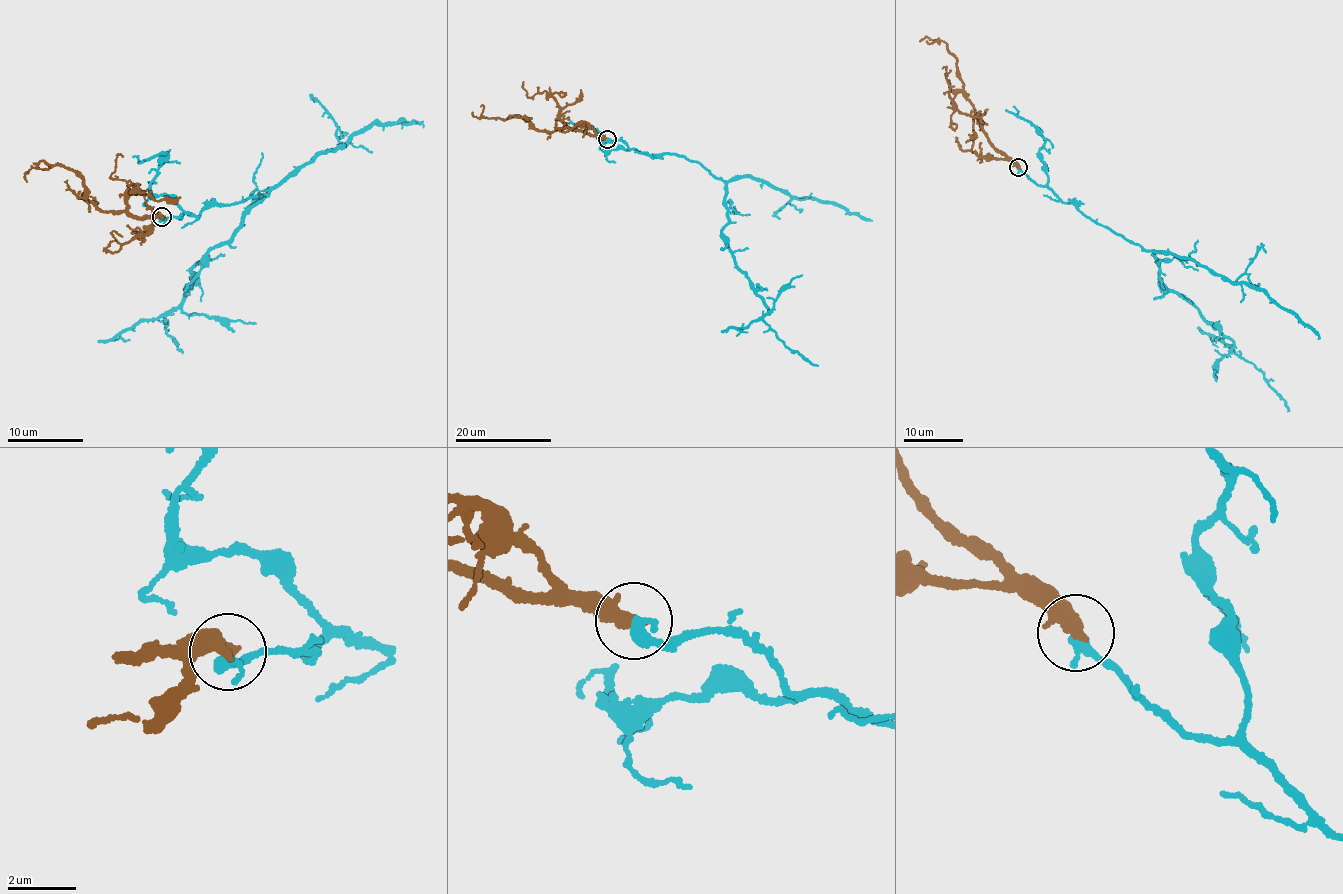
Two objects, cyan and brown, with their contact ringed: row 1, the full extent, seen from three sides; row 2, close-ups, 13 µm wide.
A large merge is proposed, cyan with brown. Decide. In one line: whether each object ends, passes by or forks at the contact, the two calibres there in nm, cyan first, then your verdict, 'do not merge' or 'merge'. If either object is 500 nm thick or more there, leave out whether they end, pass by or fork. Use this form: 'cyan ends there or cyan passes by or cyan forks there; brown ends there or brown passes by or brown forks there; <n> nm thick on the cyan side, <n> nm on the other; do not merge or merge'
cyan ends there; brown ends there; 340 nm thick on the cyan side, 400 nm on the other; do not merge

